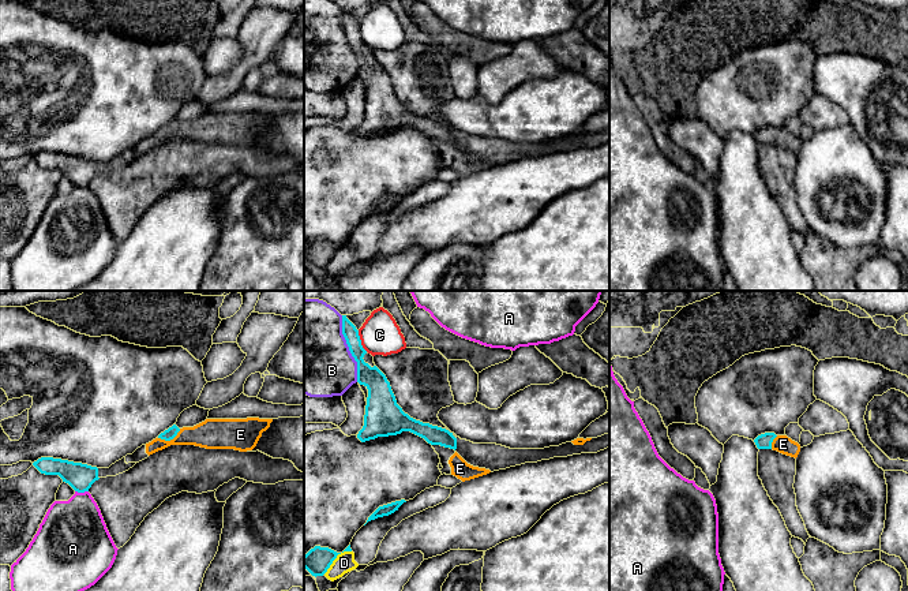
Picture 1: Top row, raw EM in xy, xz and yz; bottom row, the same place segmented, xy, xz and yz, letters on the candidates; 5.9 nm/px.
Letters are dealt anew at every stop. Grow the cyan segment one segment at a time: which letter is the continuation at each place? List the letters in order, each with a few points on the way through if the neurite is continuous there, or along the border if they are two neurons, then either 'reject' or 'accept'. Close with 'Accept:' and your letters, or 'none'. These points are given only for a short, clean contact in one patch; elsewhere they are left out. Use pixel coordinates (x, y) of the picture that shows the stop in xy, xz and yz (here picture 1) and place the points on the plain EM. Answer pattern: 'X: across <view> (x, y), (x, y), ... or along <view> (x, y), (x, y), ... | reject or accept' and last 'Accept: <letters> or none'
A: along xy (75, 184), (87, 186) | reject
B: reject
C: reject
D: along xz (351, 244), (340, 247), (323, 268) | reject
E: across xy (171, 127), (169, 134), (175, 130), (210, 128) | accept
Accept: E

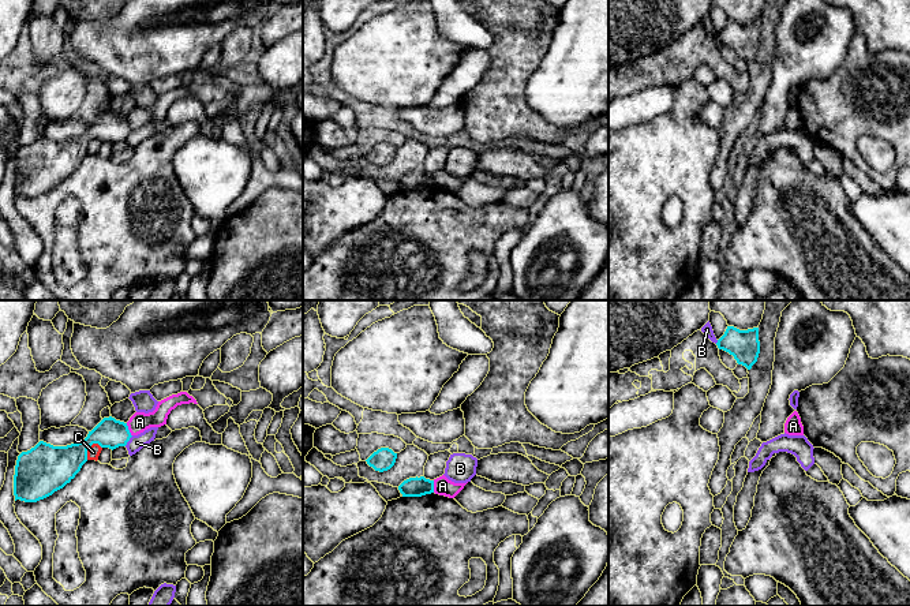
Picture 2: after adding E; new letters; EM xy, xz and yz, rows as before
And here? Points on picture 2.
A: along xy (126, 118), (131, 130) | reject
B: reject
C: along xy (97, 137), (87, 143), (86, 153) | reject
Accept: none

